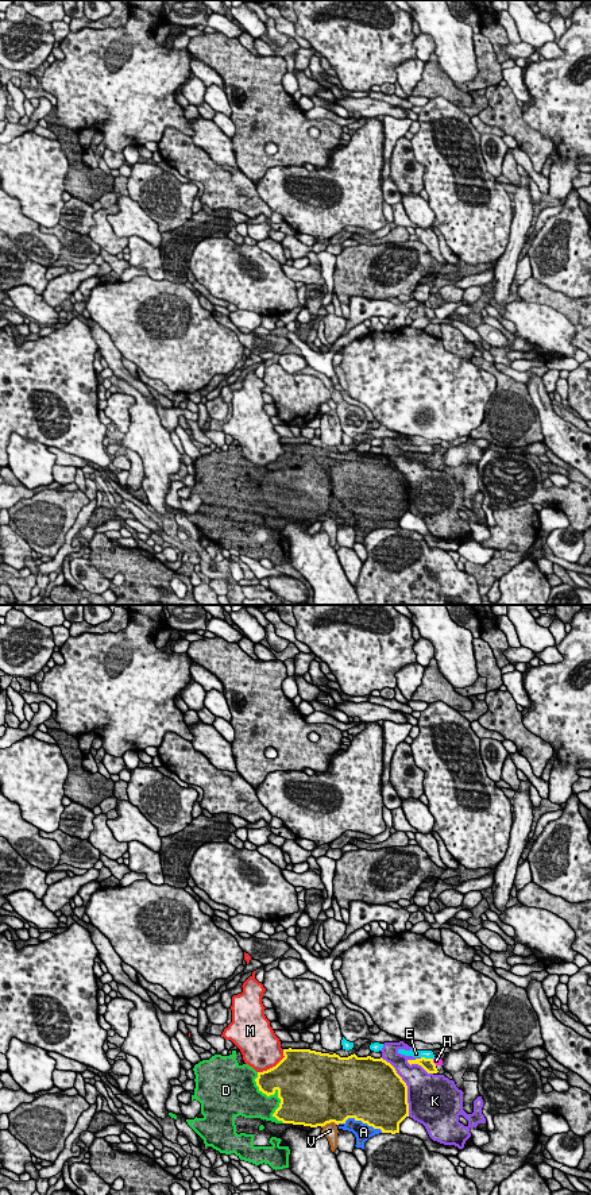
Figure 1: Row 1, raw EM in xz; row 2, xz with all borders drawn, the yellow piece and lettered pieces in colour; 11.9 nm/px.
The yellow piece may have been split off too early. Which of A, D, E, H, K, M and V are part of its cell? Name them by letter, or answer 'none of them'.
A, D, H

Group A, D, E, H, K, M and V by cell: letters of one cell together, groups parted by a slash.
A D H / E / K / M / V

